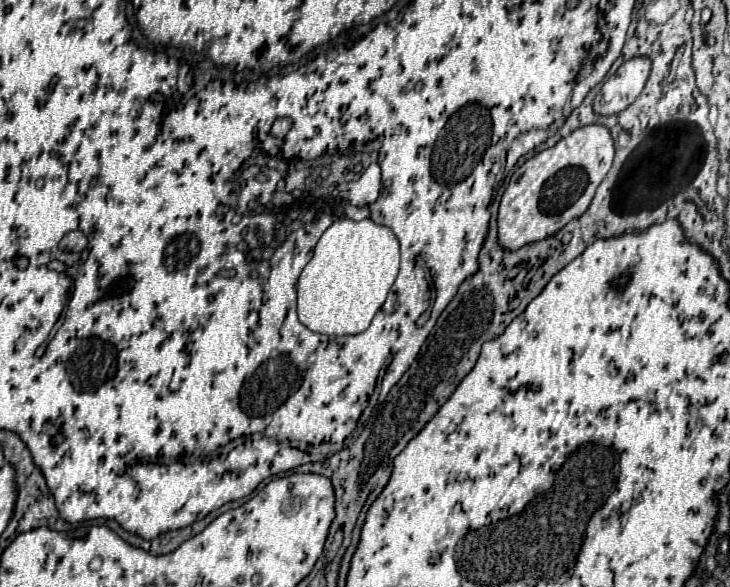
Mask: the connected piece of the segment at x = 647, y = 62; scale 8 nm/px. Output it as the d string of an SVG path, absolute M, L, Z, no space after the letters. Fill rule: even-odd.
M637 55L627 59L615 71L615 75L603 83L601 93L595 97L593 103L595 113L613 115L623 111L643 91L649 71L651 71L651 59L647 55Z

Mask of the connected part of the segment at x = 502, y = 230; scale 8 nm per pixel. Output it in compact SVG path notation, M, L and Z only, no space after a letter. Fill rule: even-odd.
M585 125L519 165L499 205L499 243L513 251L525 243L549 237L569 219L581 217L589 207L595 189L611 169L613 153L615 145L609 129L605 125Z

